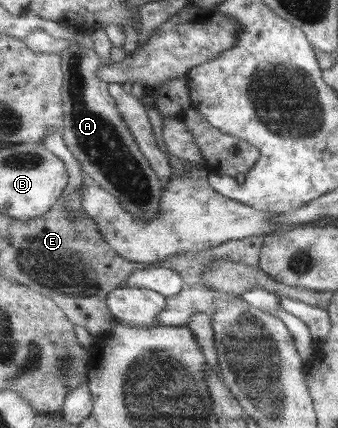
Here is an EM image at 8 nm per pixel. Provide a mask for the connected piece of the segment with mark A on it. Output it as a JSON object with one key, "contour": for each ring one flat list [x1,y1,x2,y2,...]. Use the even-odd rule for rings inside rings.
{"contour":[[71,46,61,55,63,84,61,102,63,103,63,140,72,155,78,160,83,173,92,177,98,186,111,193,128,213,137,218,152,219,159,212,161,193,160,181,152,169,150,162,139,150,129,127,122,121,118,113,115,99,109,94,109,83,102,81,95,71,102,65,100,56,93,49]]}

